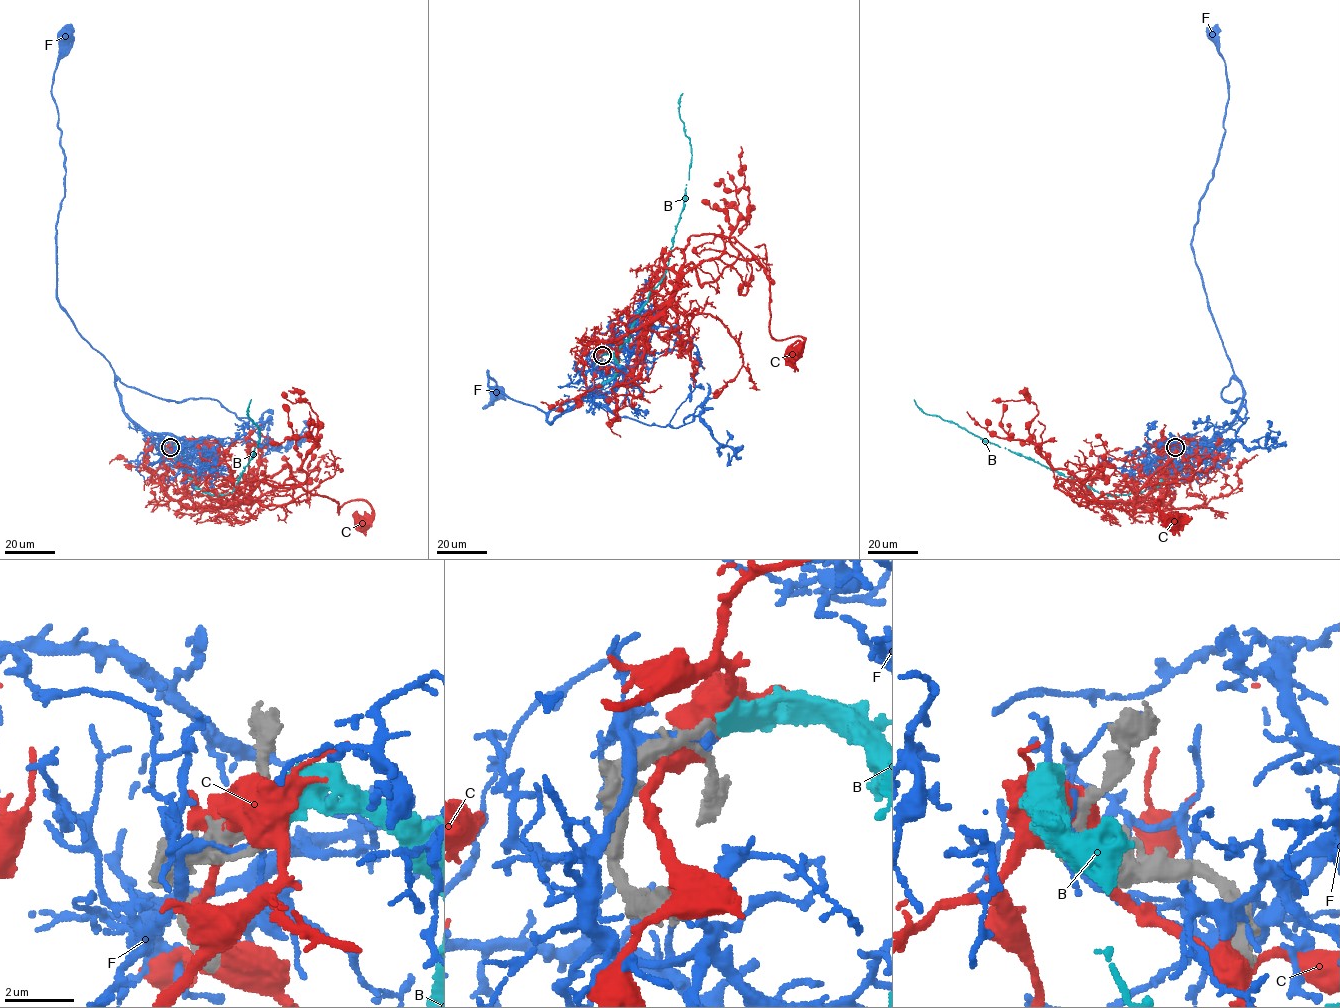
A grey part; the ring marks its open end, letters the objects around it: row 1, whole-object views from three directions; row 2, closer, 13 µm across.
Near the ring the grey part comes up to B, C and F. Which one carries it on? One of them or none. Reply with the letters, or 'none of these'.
B

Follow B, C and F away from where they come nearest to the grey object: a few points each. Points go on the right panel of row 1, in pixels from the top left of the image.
B: (1175, 448), (1182, 468), (1153, 488), (1100, 493), (926, 415), (914, 399)
C: (1176, 448), (1158, 507), (1098, 502), (1073, 481), (1055, 484), (1134, 512), (1154, 511), (1159, 500), (1173, 525)
F: (1176, 448), (1189, 455), (1220, 434), (1243, 390), (1191, 240), (1225, 133), (1228, 84), (1210, 34)

